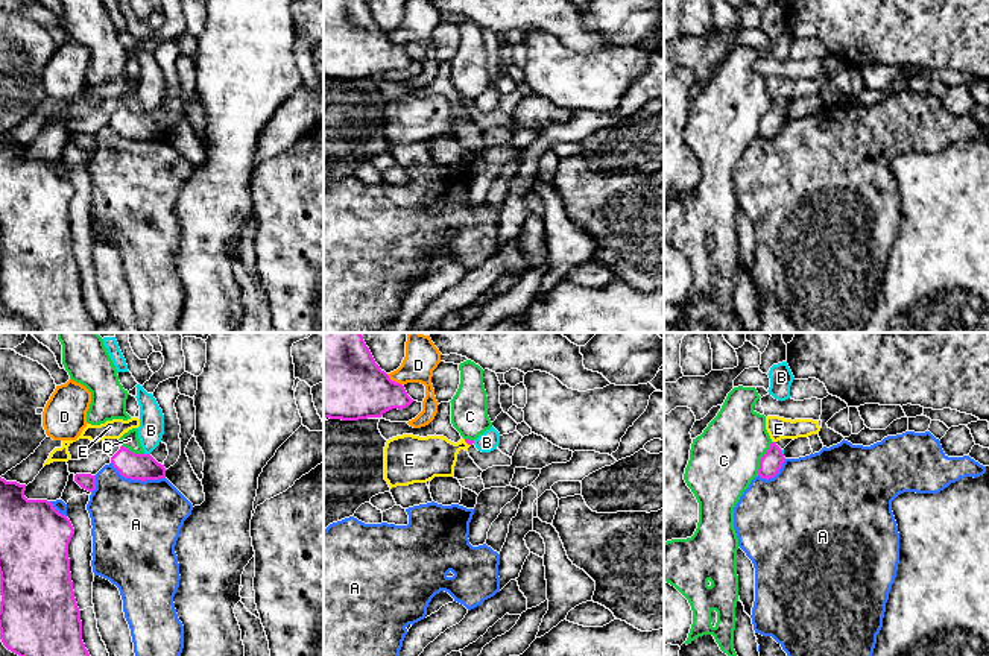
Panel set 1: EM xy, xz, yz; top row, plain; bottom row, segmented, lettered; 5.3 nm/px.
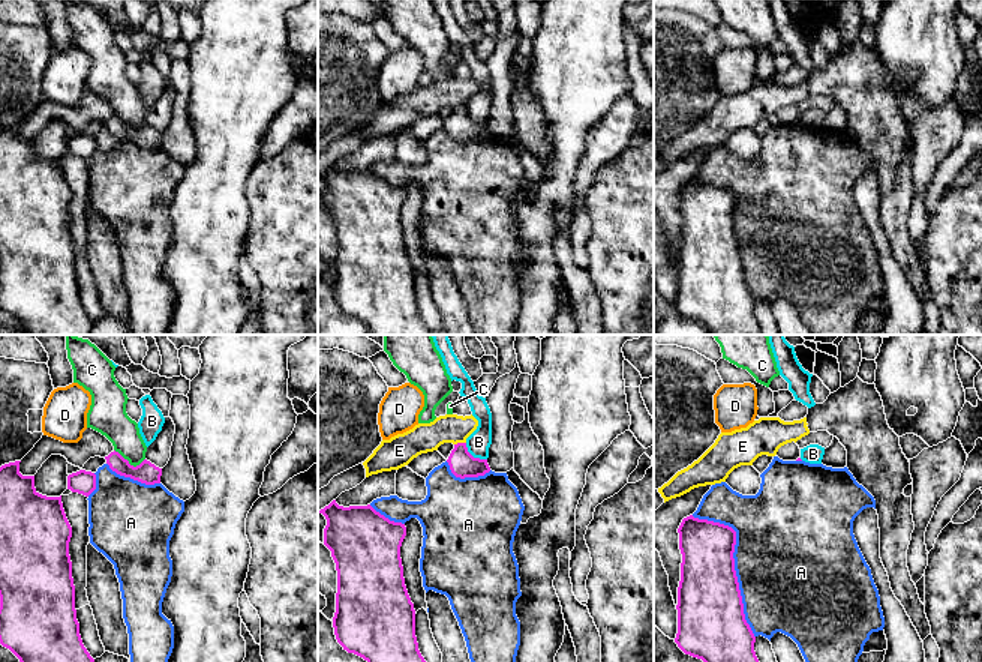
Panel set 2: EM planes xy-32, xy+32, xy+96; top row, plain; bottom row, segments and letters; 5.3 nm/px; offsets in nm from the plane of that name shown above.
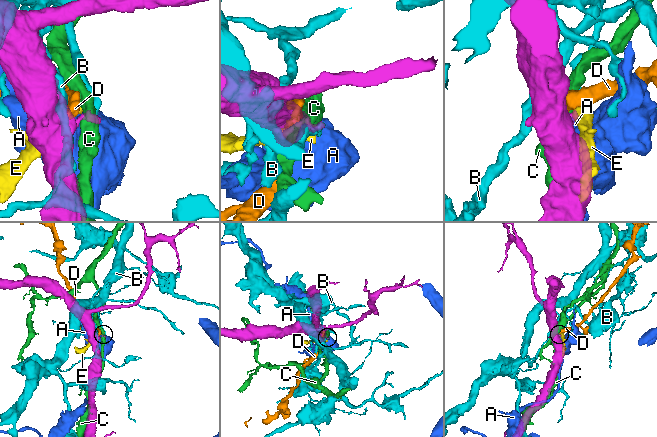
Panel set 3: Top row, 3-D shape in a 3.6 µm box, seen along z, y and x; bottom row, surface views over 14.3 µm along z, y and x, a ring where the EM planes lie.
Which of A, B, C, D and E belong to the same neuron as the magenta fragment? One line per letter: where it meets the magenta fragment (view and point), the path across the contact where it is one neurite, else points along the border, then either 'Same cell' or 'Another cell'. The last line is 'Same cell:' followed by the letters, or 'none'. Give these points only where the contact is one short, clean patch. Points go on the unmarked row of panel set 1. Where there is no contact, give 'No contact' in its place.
A: Touches magenta at xy (137, 138). Another cell
B: Touches magenta at xy (148, 114). Another cell
C: Touches magenta at yz (761, 119). Another cell
D: Touches magenta at xz (394, 41). Boundary: xz (386, 34), (401, 44). Another cell
E: Touches magenta at yz (774, 102). Boundary: yz (772, 100), (775, 102). Another cell
Same cell: none

